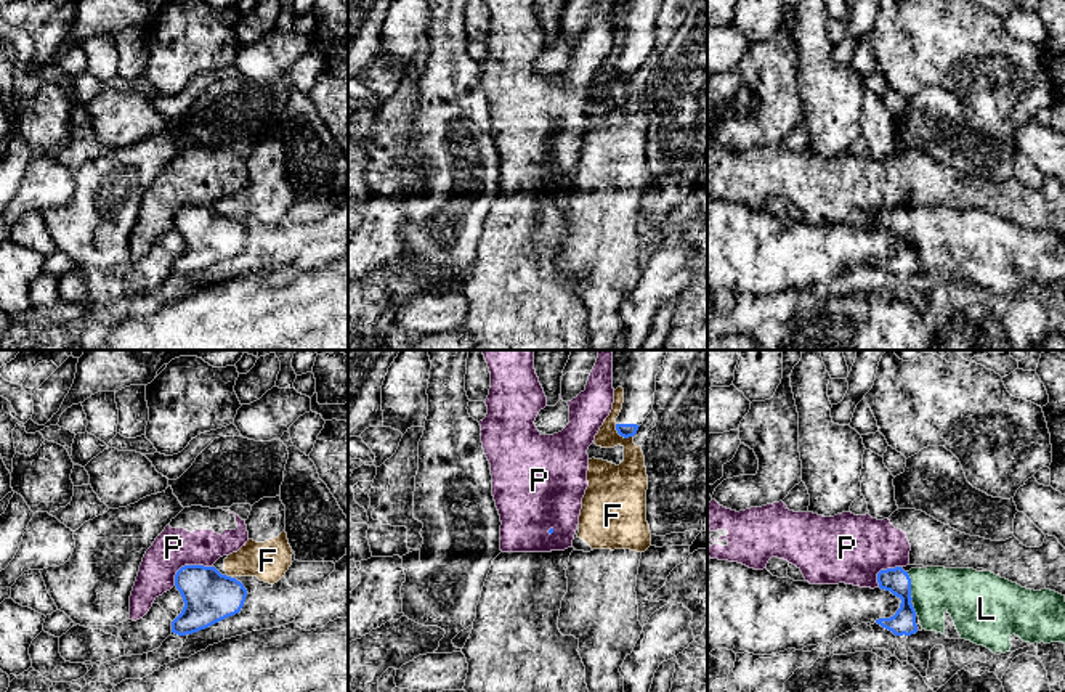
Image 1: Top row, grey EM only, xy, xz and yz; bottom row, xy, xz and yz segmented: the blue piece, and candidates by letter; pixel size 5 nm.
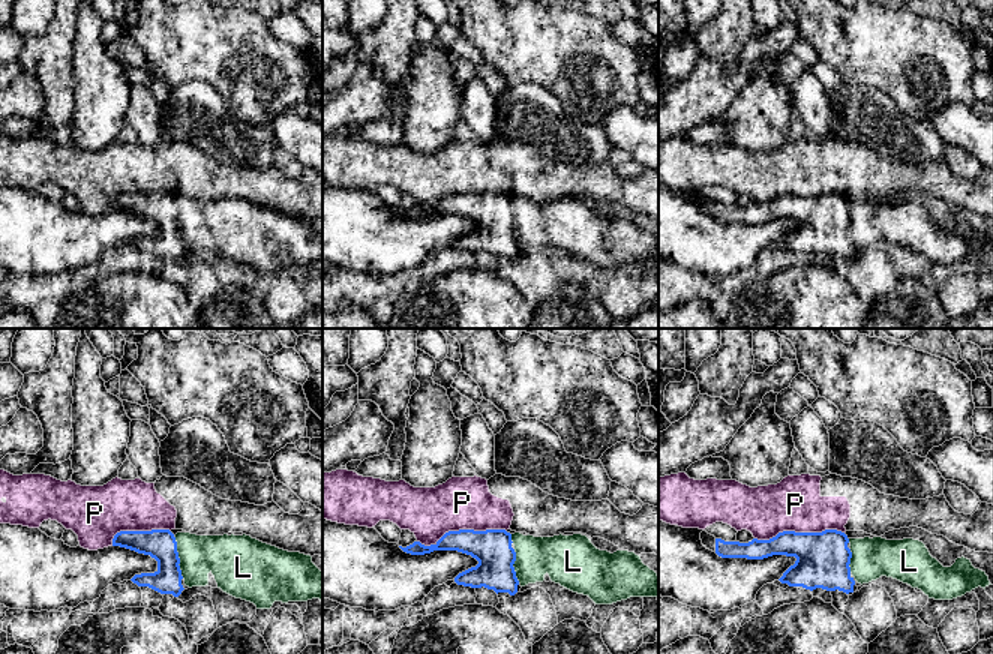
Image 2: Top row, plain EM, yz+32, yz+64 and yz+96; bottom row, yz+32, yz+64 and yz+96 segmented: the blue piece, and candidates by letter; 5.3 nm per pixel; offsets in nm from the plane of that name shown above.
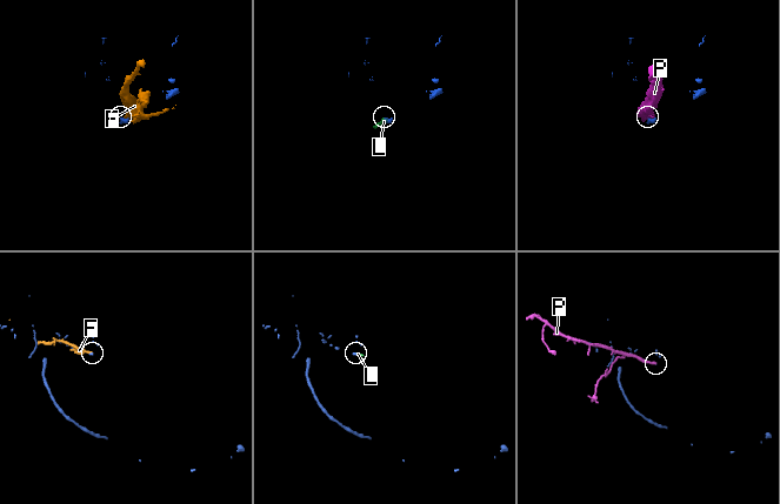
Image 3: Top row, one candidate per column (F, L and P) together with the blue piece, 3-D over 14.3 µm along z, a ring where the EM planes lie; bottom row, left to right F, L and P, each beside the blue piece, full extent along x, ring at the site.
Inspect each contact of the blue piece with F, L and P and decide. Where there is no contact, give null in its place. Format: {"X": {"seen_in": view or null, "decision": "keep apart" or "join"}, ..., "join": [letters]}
{"F": {"seen_in": "xz", "decision": "keep apart"}, "L": {"seen_in": "yz", "decision": "join"}, "P": {"seen_in": "xy", "decision": "keep apart"}, "join": ["L"]}

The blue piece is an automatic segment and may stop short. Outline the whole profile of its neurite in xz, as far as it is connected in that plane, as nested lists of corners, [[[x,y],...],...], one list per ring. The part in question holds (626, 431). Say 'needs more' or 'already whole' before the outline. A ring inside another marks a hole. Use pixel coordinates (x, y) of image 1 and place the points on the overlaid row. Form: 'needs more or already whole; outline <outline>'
needs more; outline [[[613,350],[613,389],[624,389],[624,403],[616,417],[621,437],[634,437],[654,405],[656,376],[667,350]]]

